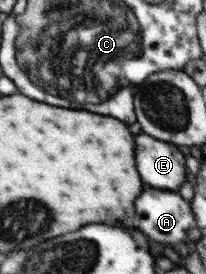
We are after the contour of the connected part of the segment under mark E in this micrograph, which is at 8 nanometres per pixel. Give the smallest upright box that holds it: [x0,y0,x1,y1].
[134,135,186,191]

